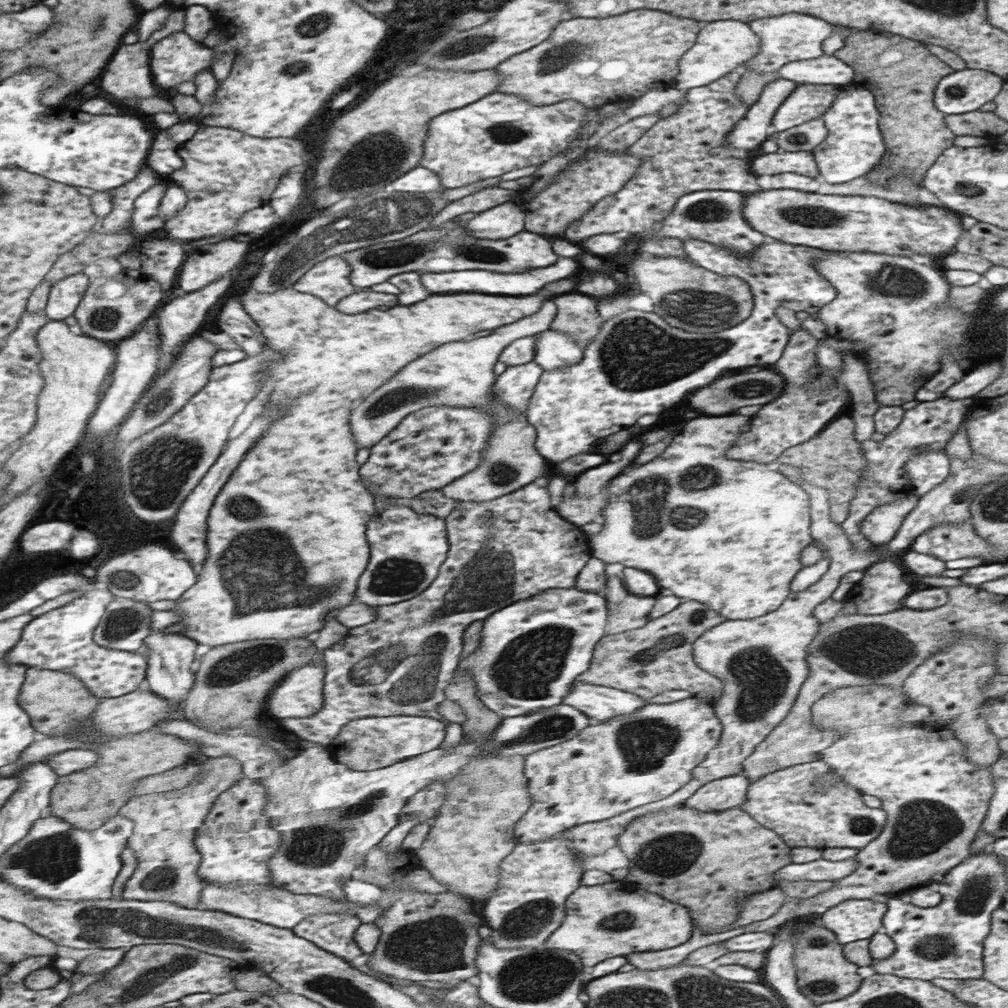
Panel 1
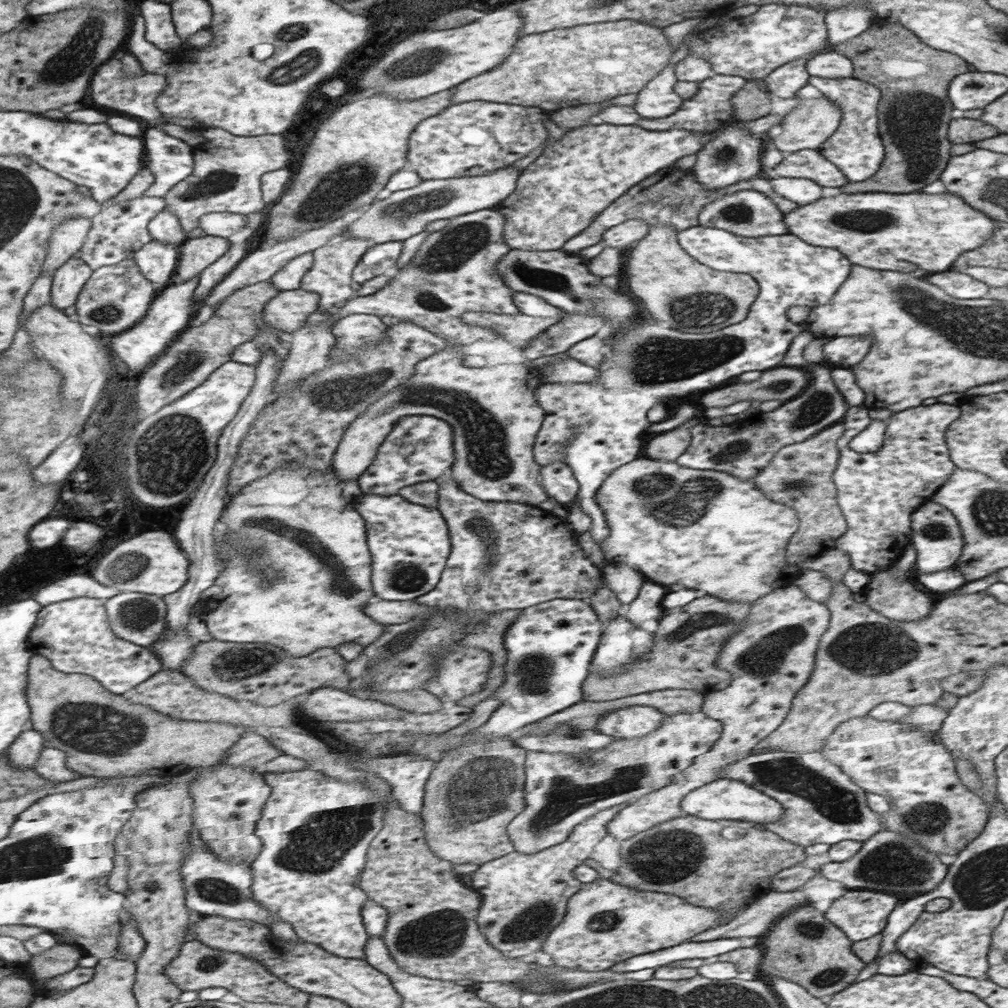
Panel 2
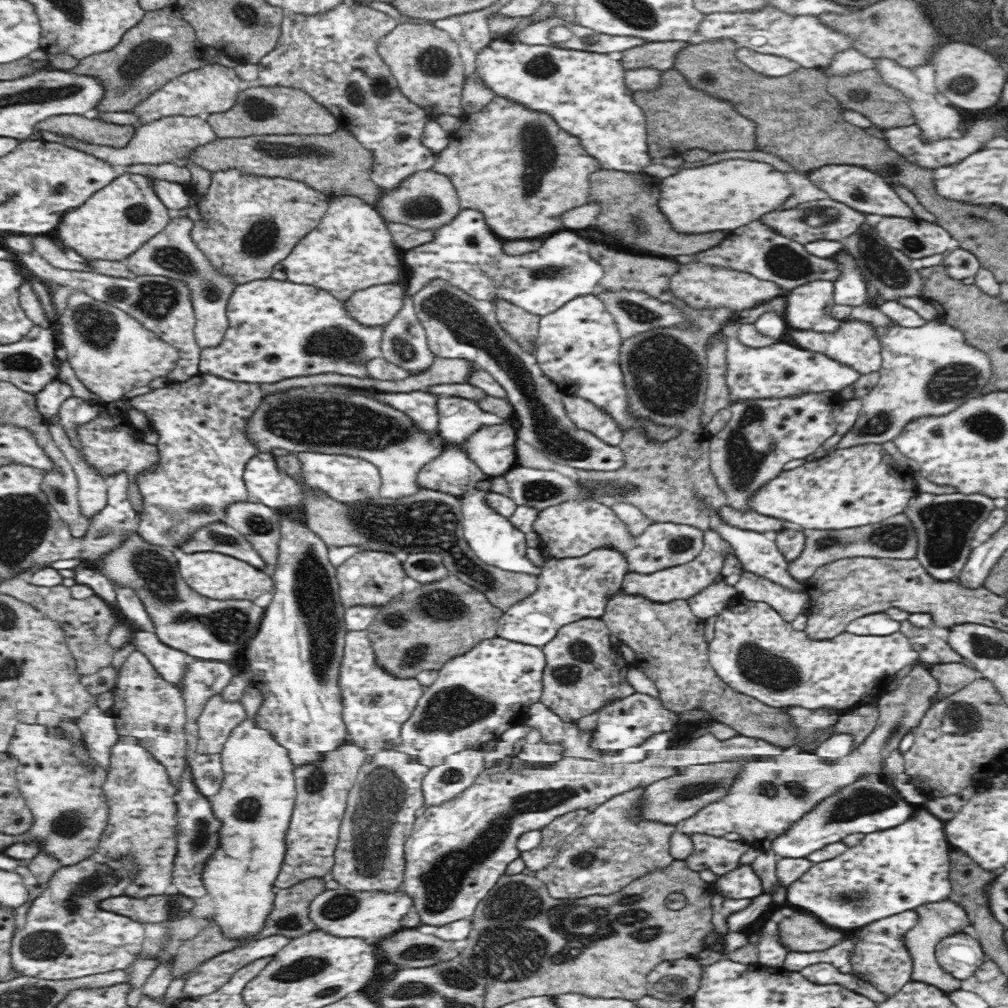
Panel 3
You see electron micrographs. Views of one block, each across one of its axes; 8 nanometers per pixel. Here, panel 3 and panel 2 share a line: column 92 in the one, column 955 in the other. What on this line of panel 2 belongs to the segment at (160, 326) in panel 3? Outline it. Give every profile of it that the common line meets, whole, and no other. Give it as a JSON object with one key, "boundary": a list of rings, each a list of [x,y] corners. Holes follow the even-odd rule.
{"boundary":[[[952,269],[944,271],[942,274],[932,274],[930,282],[934,282],[934,286],[942,288],[948,296],[960,298],[960,300],[984,298],[989,288],[985,282],[980,282],[972,275]]]}

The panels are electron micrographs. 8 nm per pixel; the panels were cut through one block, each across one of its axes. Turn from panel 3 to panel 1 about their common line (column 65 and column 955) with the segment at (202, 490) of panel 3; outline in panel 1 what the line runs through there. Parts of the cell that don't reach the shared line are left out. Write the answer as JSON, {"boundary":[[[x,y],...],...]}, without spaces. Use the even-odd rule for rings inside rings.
{"boundary":[[[940,398],[933,402],[920,402],[912,410],[905,411],[901,425],[892,433],[885,435],[882,442],[877,443],[872,439],[862,441],[861,448],[862,451],[866,450],[865,458],[869,465],[866,466],[865,474],[862,474],[862,481],[858,482],[857,496],[850,505],[850,522],[841,524],[856,551],[870,553],[872,546],[875,545],[862,532],[862,523],[868,519],[870,513],[878,506],[886,505],[913,490],[913,479],[910,478],[907,469],[908,461],[913,458],[913,454],[917,454],[917,450],[933,450],[933,452],[945,450],[945,446],[953,440],[954,433],[958,432],[964,417],[974,404],[974,398],[960,401]]]}

